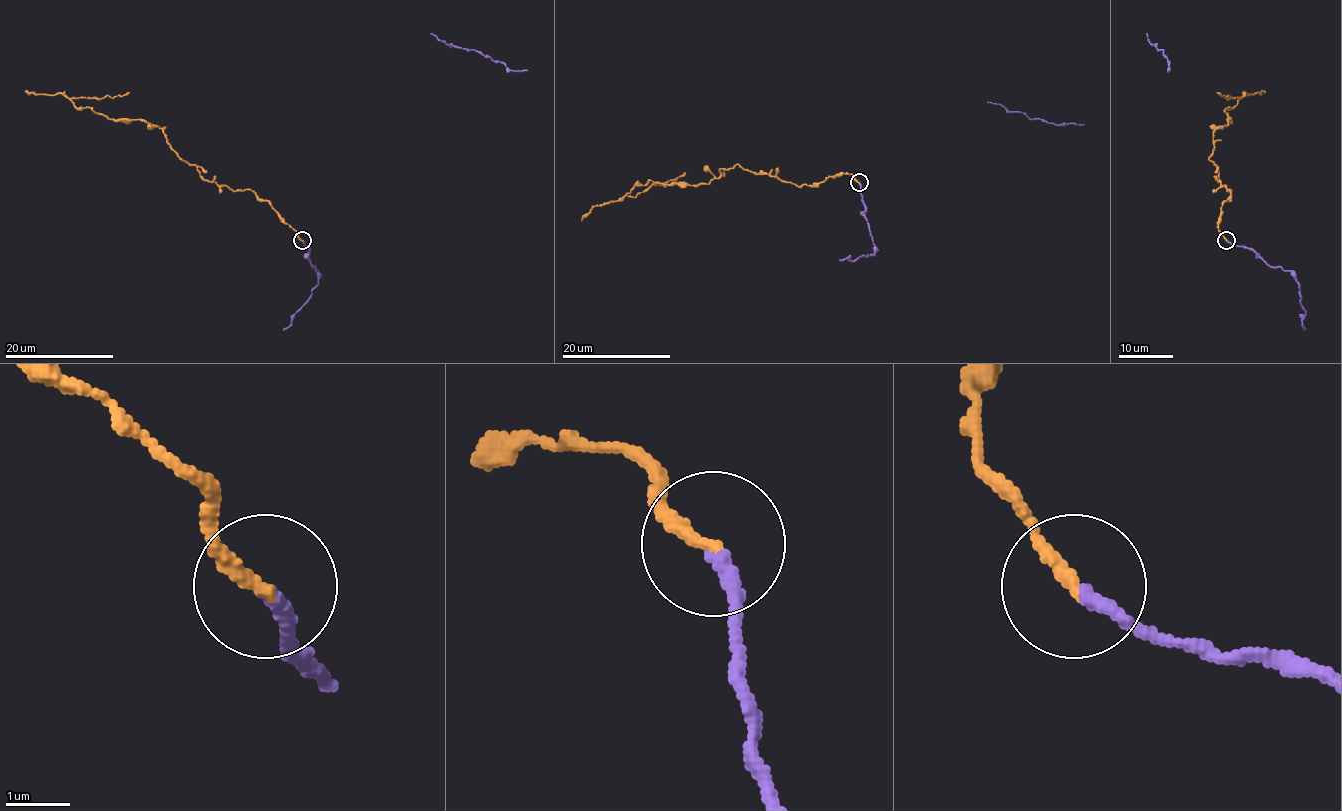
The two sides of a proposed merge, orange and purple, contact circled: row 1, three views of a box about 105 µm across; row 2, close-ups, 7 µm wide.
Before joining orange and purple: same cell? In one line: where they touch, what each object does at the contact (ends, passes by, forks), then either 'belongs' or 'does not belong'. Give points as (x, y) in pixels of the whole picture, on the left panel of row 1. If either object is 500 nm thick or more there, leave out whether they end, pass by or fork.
place (302, 240); orange ends; purple ends; belongs

